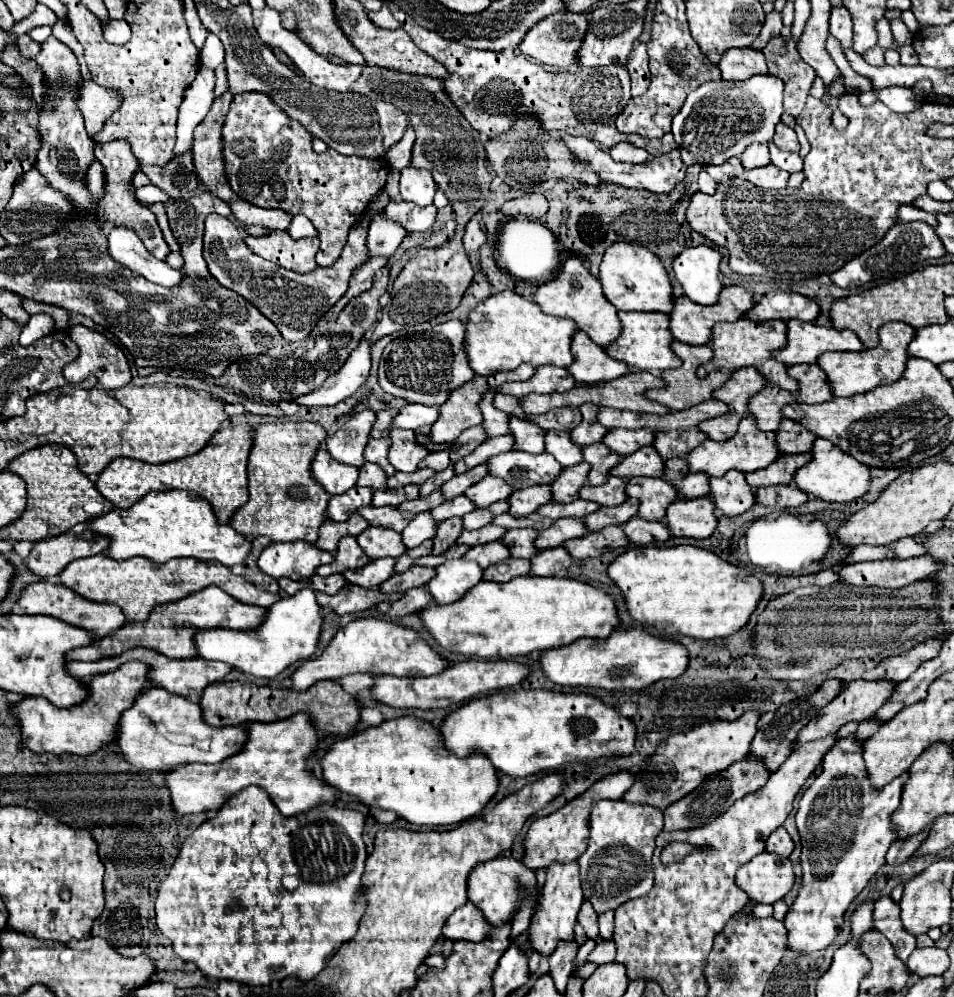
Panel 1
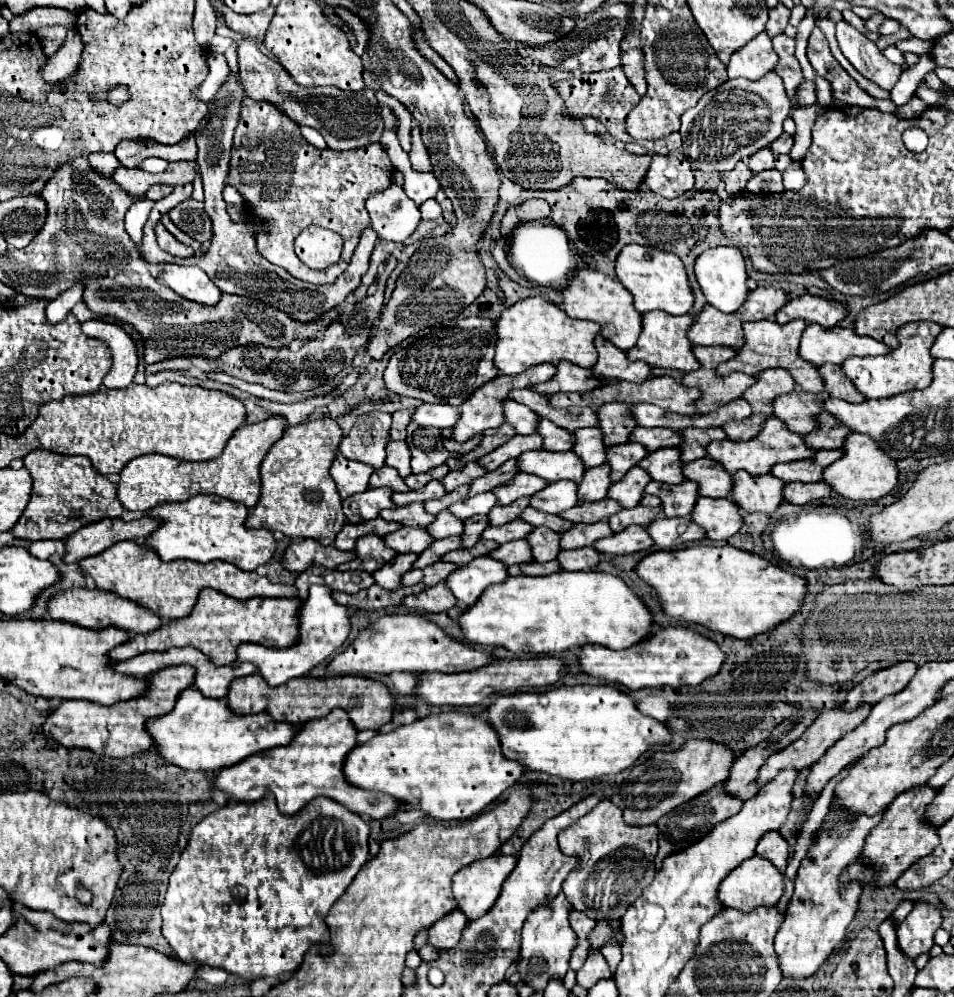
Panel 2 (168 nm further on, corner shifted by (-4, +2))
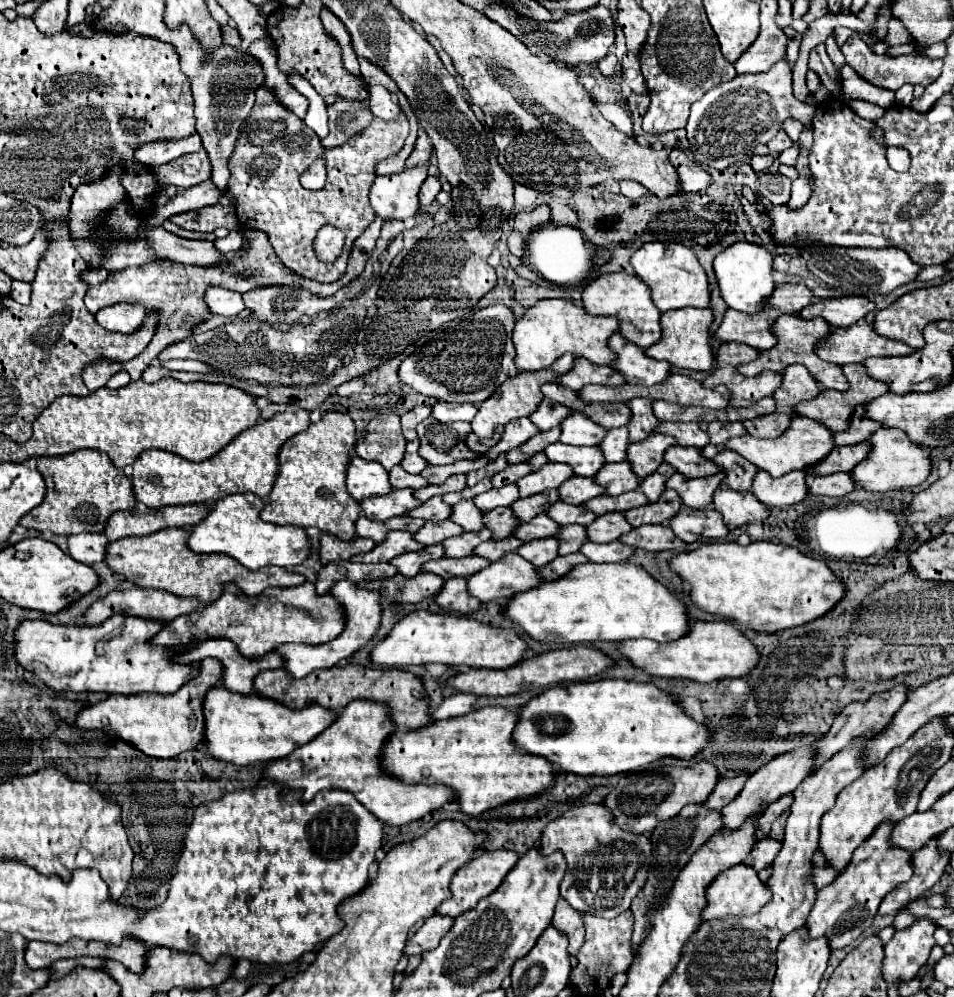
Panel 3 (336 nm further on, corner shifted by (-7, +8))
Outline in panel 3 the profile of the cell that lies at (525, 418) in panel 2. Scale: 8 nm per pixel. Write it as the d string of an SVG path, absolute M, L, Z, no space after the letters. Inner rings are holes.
M543 399L543 403L539 405L539 409L535 411L535 415L529 415L529 419L541 429L541 431L549 431L557 425L561 425L563 419L567 419L567 415L571 415L569 407L563 407L561 403L555 403L551 399Z

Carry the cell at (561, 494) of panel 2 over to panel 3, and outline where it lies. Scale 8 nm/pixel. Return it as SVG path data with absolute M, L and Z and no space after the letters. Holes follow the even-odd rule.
M573 477L559 487L559 493L561 501L571 505L583 505L587 499L605 495L605 487L599 487L599 483L595 483L589 477Z

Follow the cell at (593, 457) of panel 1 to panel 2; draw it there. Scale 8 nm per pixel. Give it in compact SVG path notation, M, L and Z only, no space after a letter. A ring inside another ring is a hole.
M638 443L608 447L608 465L612 467L612 483L620 481L630 467L634 467L640 459L646 457L646 453L648 451Z

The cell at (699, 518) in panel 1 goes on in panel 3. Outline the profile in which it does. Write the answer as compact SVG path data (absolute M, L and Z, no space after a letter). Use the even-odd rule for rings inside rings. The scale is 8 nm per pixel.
M719 489L713 497L715 509L723 513L725 525L733 531L737 527L743 527L751 521L763 521L769 517L769 509L755 499L753 493L737 493L731 489Z

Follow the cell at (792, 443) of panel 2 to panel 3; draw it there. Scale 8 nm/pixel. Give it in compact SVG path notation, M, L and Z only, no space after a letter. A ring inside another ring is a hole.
M797 415L797 417L793 417L791 427L777 439L755 439L751 435L743 435L743 437L729 439L727 447L731 451L739 453L741 457L745 457L749 463L757 465L759 469L771 473L773 477L779 477L789 471L795 471L795 469L805 471L809 467L815 467L831 453L831 449L835 449L835 441L833 441L833 433L825 425Z

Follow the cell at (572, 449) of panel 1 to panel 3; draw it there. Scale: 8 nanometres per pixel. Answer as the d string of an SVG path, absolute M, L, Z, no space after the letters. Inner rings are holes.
M627 427L609 429L599 447L603 449L603 455L607 461L625 461L627 459L627 447L629 447Z

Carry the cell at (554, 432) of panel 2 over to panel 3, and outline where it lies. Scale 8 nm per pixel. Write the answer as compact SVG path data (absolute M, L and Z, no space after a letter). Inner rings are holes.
M573 411L573 415L569 415L563 423L561 423L561 441L567 445L585 445L585 443L601 443L603 435L607 433L607 429L599 427L597 423L593 423L591 419L587 419L587 415Z

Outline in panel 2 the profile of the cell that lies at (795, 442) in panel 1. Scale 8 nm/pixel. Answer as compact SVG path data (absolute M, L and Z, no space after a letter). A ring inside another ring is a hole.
M820 411L816 415L816 425L818 425L816 431L804 435L804 441L808 441L808 447L814 451L818 451L818 449L840 449L842 441L850 433L844 425L840 425L826 411Z

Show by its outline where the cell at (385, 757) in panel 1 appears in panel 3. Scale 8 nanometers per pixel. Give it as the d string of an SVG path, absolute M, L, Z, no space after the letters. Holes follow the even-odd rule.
M483 707L463 717L433 721L423 729L395 731L381 757L383 769L403 783L445 783L459 795L463 813L481 815L489 809L527 801L555 785L557 769L543 757L531 755L513 743L519 713L505 707Z

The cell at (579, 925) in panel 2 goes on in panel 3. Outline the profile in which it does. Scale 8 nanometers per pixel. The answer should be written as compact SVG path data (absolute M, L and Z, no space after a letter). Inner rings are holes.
M563 899L557 901L551 925L555 925L555 929L559 929L559 933L567 935L567 939L569 939L567 949L569 949L571 955L575 955L579 951L579 947L583 945L585 929L583 929L583 919L581 917L583 917L583 913L571 909L567 901L563 901Z

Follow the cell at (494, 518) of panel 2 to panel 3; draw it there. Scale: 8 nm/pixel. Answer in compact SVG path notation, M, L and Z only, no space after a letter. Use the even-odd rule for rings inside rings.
M547 491L547 493L541 493L541 495L531 495L527 499L519 499L513 505L513 513L519 517L519 521L527 523L533 517L545 513L547 507L551 503L557 503L557 501L559 501L559 491Z

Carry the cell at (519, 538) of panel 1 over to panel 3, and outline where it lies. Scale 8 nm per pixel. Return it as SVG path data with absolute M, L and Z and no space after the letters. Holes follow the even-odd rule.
M565 525L565 527L561 527L557 541L559 541L559 555L575 553L587 541L585 527L583 525Z

